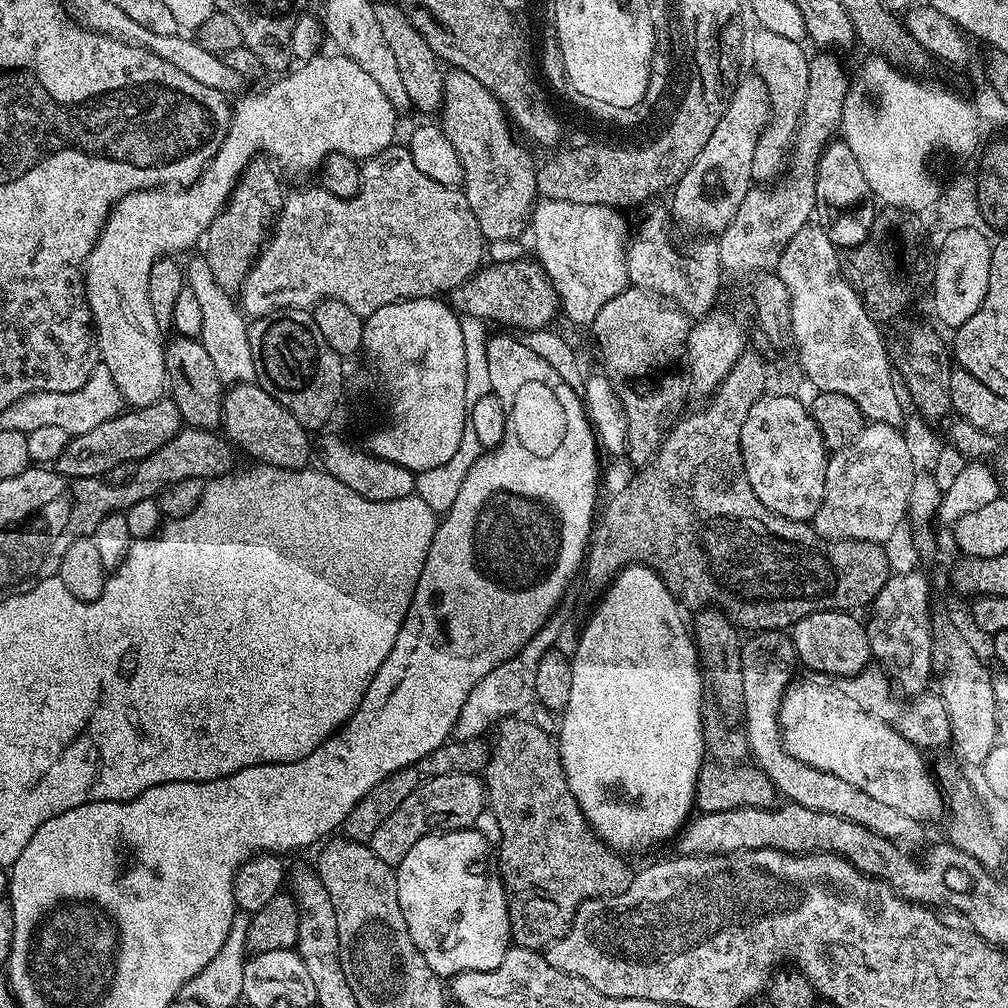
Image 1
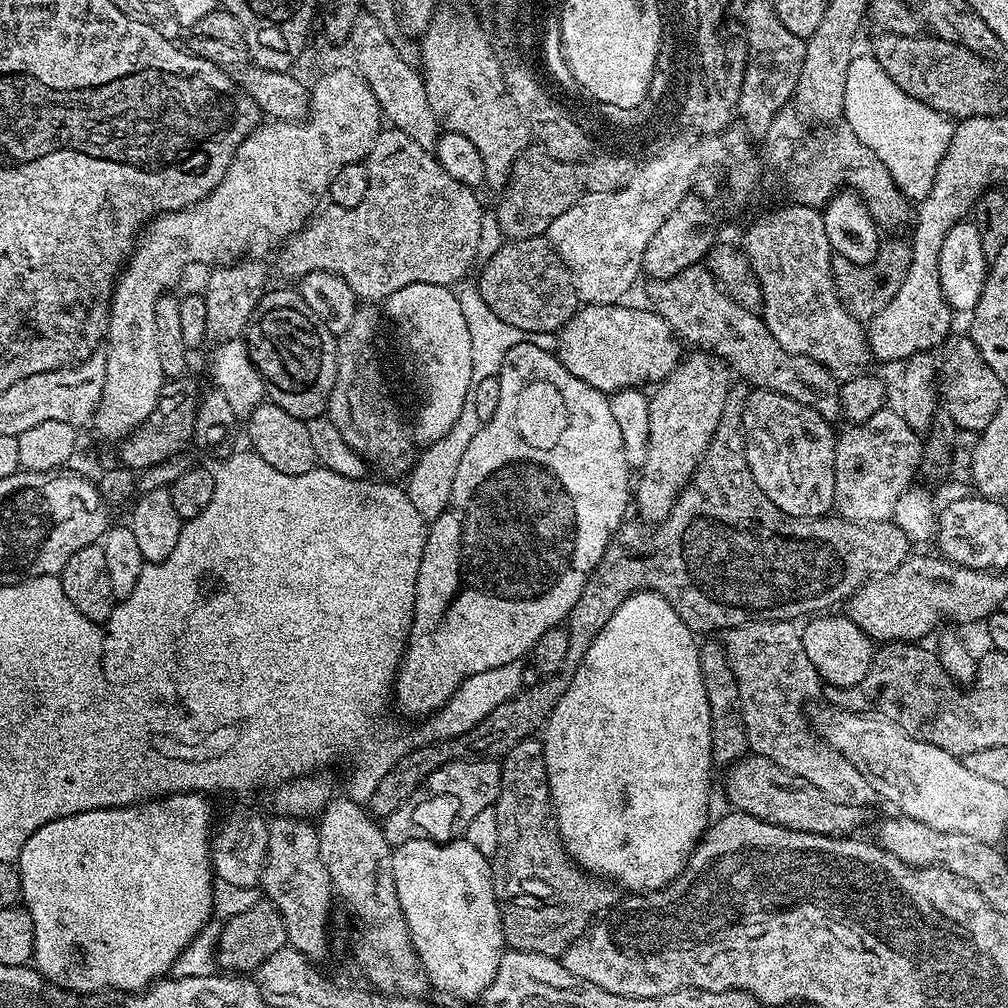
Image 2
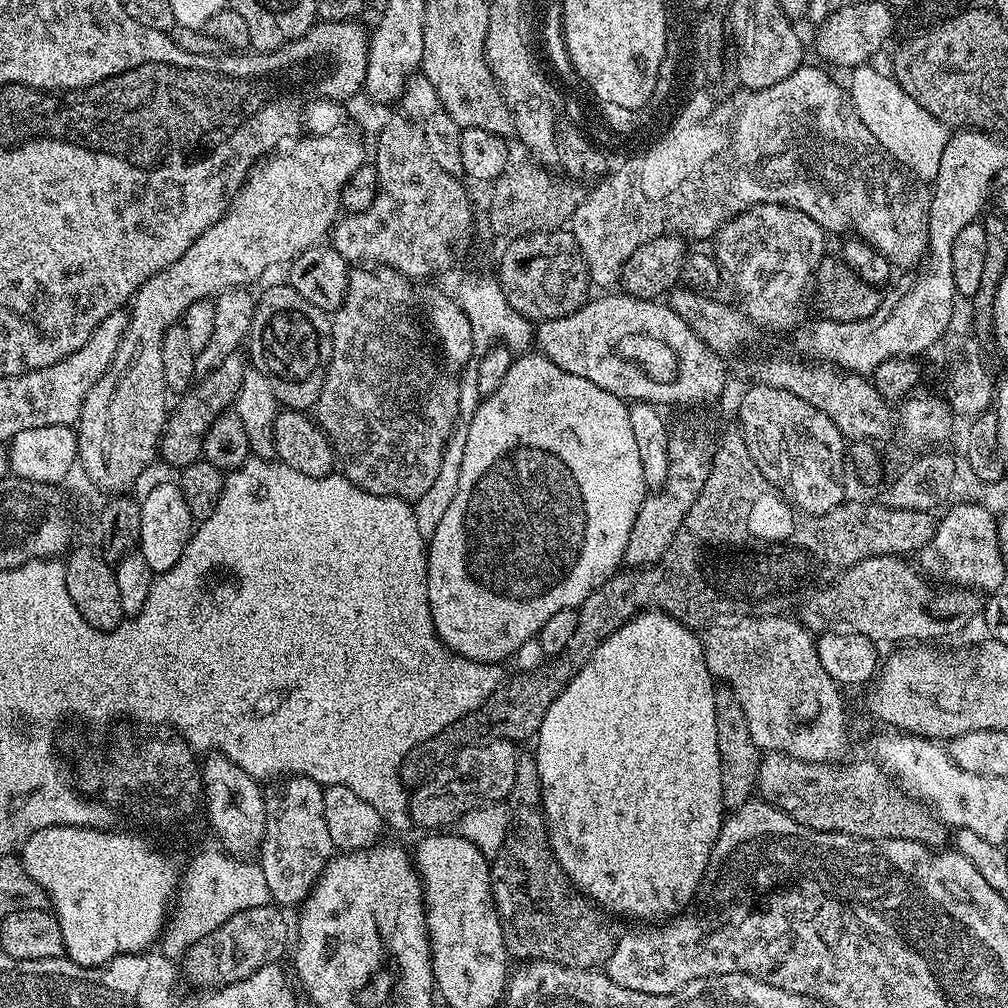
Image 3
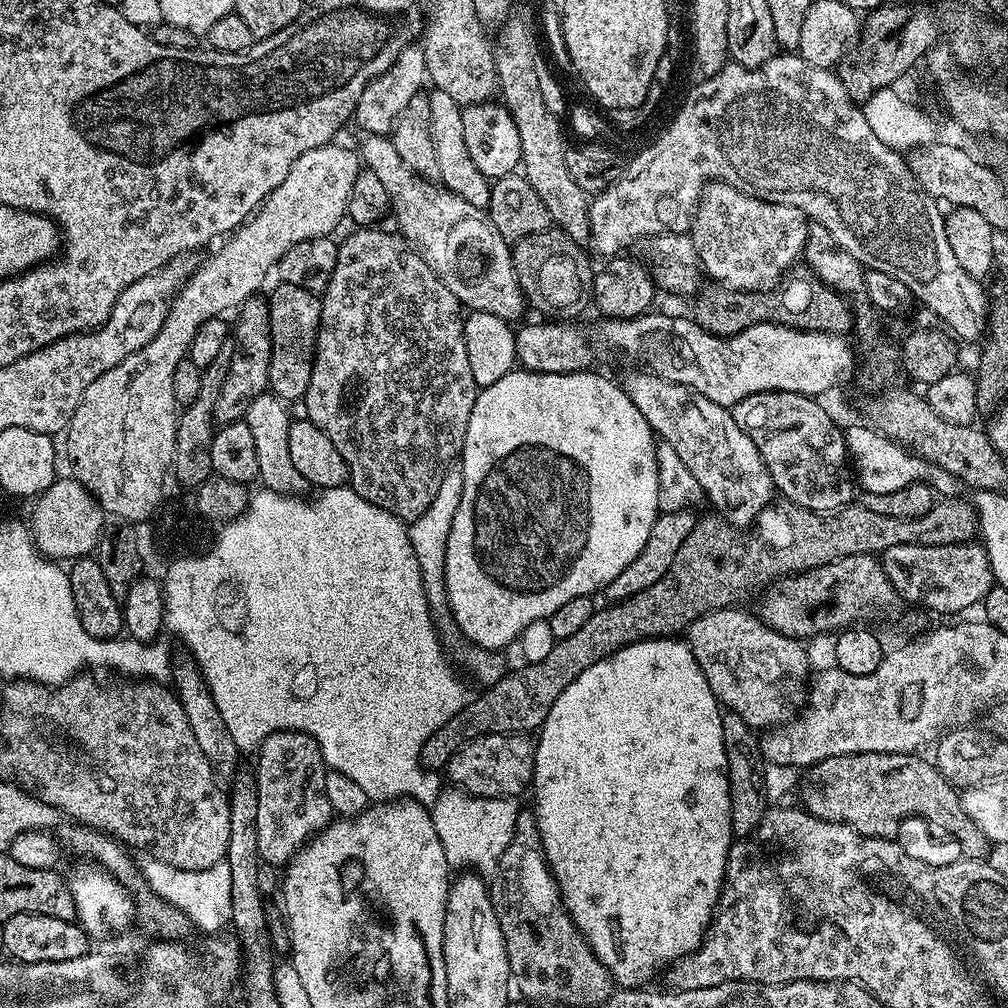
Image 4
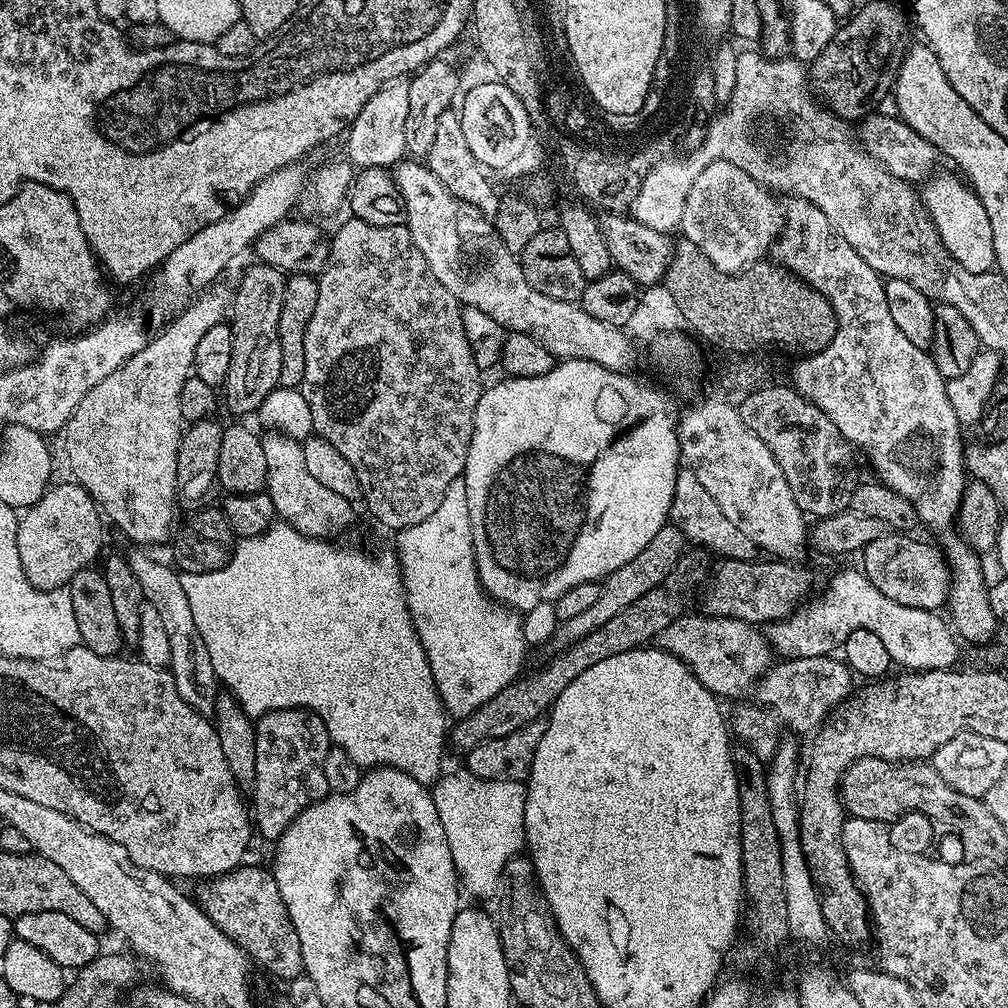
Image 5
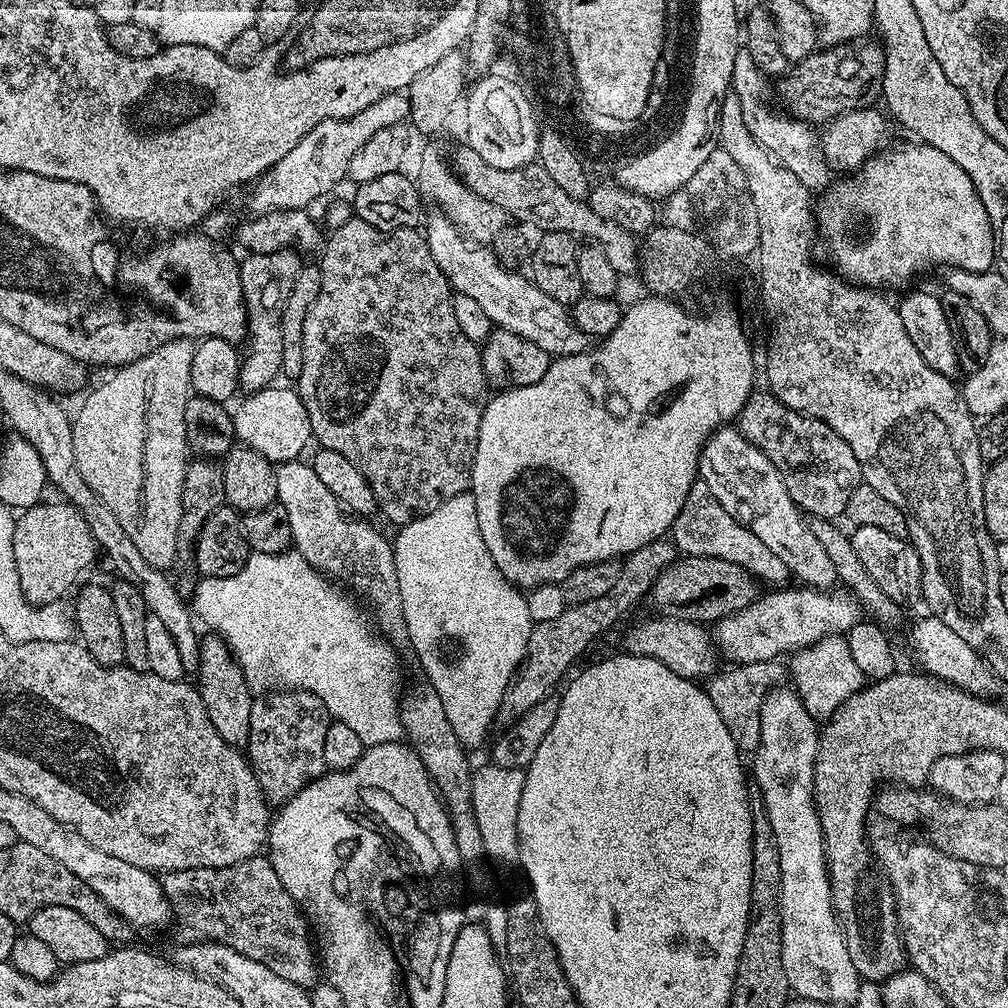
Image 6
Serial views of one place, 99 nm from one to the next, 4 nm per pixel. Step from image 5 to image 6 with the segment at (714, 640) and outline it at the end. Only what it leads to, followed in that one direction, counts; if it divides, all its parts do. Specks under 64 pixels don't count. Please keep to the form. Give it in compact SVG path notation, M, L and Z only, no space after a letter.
M660 616L656 620L644 620L636 624L624 636L624 644L629 653L642 658L654 658L662 662L666 670L685 676L693 682L703 681L717 671L718 653L709 629L694 620L676 620L673 616Z

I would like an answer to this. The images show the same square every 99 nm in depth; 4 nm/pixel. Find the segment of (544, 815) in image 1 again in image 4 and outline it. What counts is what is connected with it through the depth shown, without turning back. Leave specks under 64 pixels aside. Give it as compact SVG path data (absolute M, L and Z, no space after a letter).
M520 810L514 826L513 837L497 864L497 870L490 877L490 895L496 917L502 930L502 938L508 955L508 970L514 977L516 988L525 1001L536 1004L596 1004L603 1006L612 996L614 981L612 975L604 971L602 962L588 946L586 938L572 923L570 914L560 897L560 888L548 869L548 860L544 857L542 838L538 830L535 811Z

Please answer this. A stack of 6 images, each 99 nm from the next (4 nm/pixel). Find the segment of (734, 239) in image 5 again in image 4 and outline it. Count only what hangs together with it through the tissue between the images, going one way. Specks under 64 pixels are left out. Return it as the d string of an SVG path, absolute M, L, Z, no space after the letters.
M710 182L700 195L690 235L700 256L700 267L709 281L725 288L732 288L735 292L768 292L776 287L789 269L803 257L808 241L809 223L808 217L794 206L771 204L757 196L751 196L741 188Z

